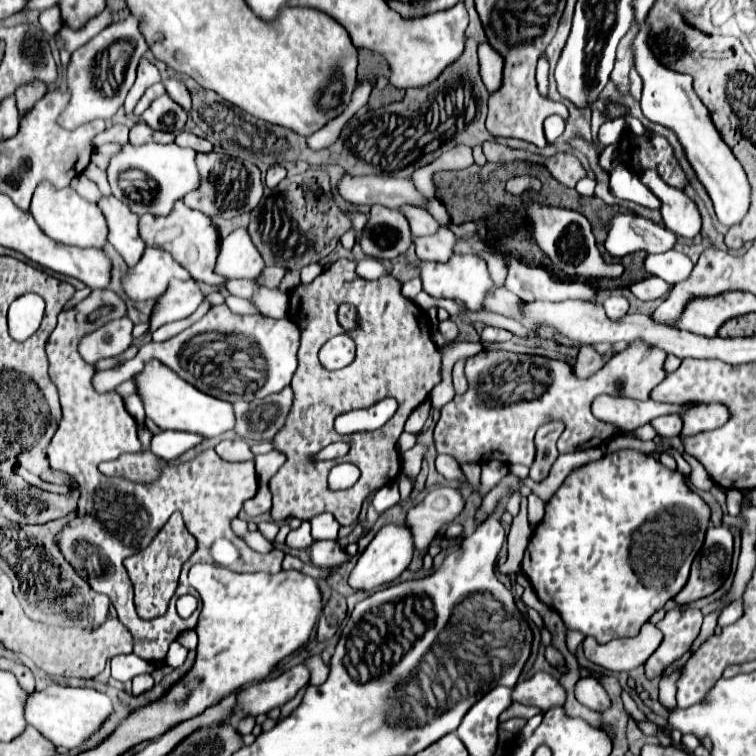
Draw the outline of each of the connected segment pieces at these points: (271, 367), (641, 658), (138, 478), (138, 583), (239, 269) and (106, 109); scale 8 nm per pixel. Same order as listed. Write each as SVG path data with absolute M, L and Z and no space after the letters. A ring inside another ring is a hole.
M212 305L210 311L196 321L190 329L174 335L162 343L146 343L140 347L136 357L128 359L120 369L98 371L92 377L92 385L98 393L116 389L122 381L132 379L144 363L150 359L160 359L172 371L176 371L184 381L194 385L206 395L216 399L236 403L262 399L266 395L278 393L290 385L296 371L298 359L298 327L290 319L270 319L262 315L236 315L226 305Z
M644 623L640 633L630 639L612 639L600 645L596 639L586 637L582 647L588 661L608 671L630 671L640 665L658 649L662 633L652 623Z
M144 426L138 428L138 436L142 443L142 451L134 455L122 455L116 461L102 463L100 471L104 475L124 475L135 483L151 483L158 477L158 457L150 451L152 433Z
M176 511L168 523L164 525L164 529L154 537L154 541L140 553L132 555L126 559L126 569L130 575L130 581L134 585L134 603L136 603L136 611L142 619L154 619L166 613L168 609L168 601L174 595L176 587L178 587L178 575L180 569L184 565L186 559L190 559L190 555L196 551L196 539L188 533L182 515Z
M246 227L232 231L220 241L214 271L224 279L254 279L264 269L264 261L248 237Z
M128 17L126 21L120 21L120 23L112 23L110 27L106 27L104 31L100 31L94 39L90 39L86 45L82 45L80 49L76 49L72 53L72 61L68 65L68 91L72 95L70 99L70 105L64 109L64 113L58 117L60 125L64 125L66 129L74 129L82 123L88 123L88 121L94 121L94 119L110 119L118 107L124 103L124 97L126 93L130 91L132 87L132 81L136 77L136 67L138 67L138 61L140 57L148 51L148 45L144 41L144 37L140 35L140 29L138 29L138 21L136 17ZM122 41L128 41L134 45L134 53L132 53L132 59L126 63L126 69L124 69L124 77L122 77L122 83L120 87L106 87L106 77L98 77L96 69L100 67L100 55L114 43L122 43Z

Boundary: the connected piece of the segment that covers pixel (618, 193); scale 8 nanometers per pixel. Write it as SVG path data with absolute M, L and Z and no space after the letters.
M618 165L610 171L610 189L618 199L628 199L650 209L660 209L660 199L656 199L656 195L652 195L650 189L642 185L642 181L624 165Z

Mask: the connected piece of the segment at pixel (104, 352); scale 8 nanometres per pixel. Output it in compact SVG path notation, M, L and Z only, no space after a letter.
M128 317L108 321L100 329L84 335L84 339L78 343L80 357L88 363L96 363L98 359L120 355L133 342L133 327Z

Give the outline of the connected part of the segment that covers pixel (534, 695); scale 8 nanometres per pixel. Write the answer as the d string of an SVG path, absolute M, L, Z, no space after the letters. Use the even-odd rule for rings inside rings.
M536 673L532 679L516 683L516 687L512 689L512 701L522 705L534 705L544 711L562 705L564 697L566 693L562 685L548 673Z

